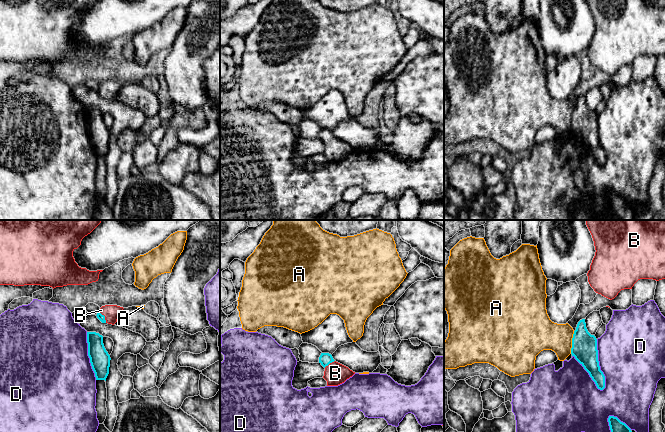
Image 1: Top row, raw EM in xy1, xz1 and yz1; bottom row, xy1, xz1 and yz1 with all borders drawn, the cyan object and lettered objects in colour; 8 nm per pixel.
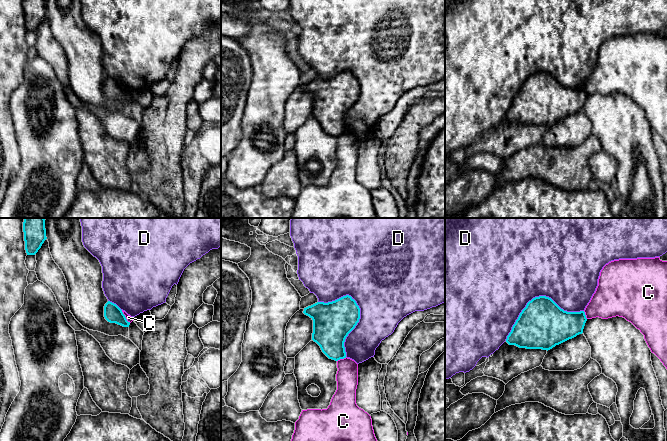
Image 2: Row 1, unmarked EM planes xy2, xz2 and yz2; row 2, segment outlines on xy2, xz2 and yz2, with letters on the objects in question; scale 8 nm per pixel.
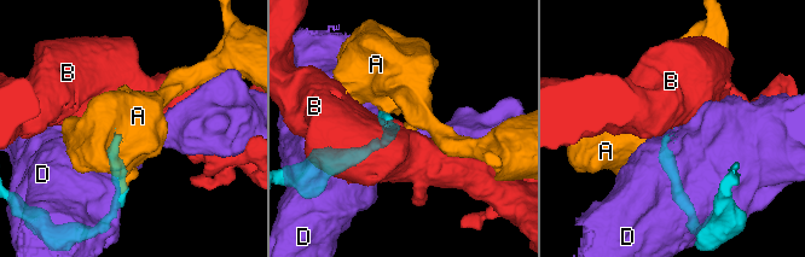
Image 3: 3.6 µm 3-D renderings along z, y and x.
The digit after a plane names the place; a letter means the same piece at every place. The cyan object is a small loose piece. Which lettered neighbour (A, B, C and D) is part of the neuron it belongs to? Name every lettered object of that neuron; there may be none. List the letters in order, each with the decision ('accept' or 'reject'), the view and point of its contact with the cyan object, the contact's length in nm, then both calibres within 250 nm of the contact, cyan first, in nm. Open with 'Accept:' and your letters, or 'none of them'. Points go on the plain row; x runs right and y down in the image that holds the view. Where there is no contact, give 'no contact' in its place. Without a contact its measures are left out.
Accept: B
A: reject; meets cyan in yz1 at (572, 118); contact 190 nm long; 200 nm thick on the cyan side, 260 nm on the other
B: accept; meets cyan in xy1 at (104, 92); contact 120 nm long; 50 nm thick on the cyan side, 130 nm on the other
C: reject; meets cyan in xz2 at (341, 134); contact 90 nm long; 280 nm thick on the cyan side, 180 nm on the other
D: reject; meets cyan in xz2 at (356, 100); contact 500 nm long; 320 nm thick on the cyan side, 360 nm on the other

